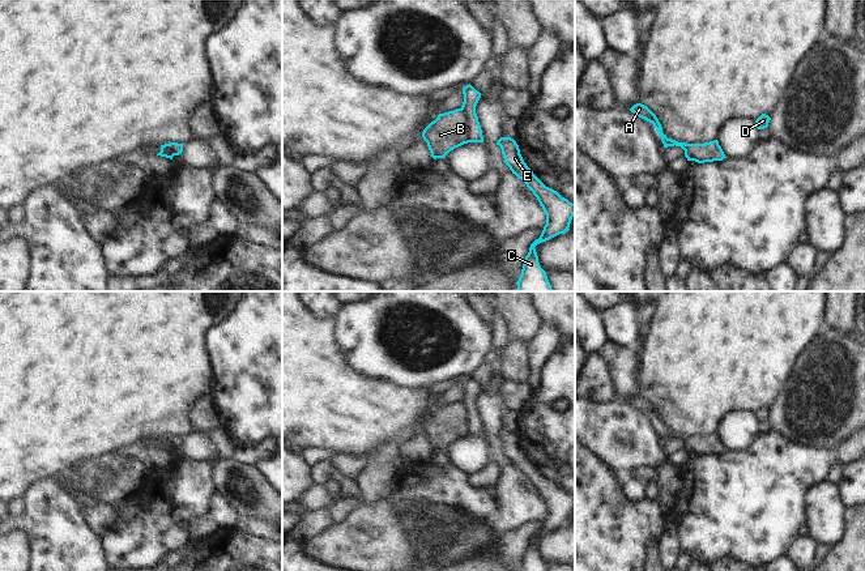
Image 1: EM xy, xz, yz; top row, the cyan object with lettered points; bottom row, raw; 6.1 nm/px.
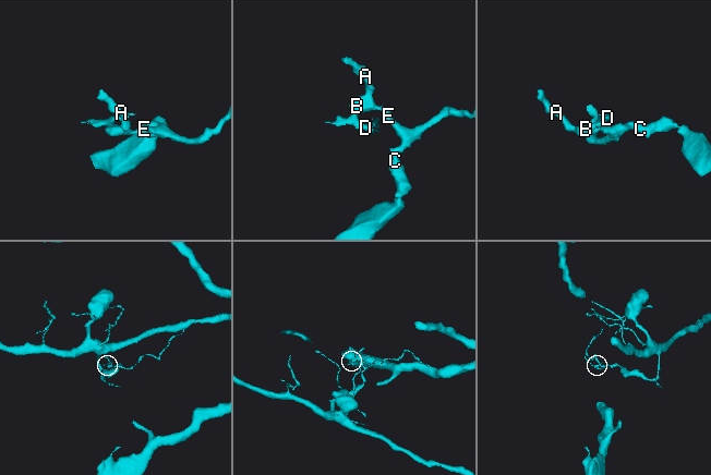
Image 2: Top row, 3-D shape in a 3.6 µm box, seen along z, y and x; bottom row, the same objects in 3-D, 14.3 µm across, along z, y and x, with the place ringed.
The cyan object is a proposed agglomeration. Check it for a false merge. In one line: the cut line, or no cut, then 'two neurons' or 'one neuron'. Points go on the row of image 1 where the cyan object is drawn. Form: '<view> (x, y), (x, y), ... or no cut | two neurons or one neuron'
xz (460, 109), (467, 122), (467, 139), (469, 141) | two neurons

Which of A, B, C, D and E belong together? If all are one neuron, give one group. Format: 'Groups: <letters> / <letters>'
Groups: A C E / B D

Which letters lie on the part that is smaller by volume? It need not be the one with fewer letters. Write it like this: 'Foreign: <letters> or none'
Foreign: B, D

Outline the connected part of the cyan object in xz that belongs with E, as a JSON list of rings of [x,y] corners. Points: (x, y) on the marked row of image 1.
[[[500,137],[497,145],[502,149],[503,162],[533,192],[546,214],[546,225],[540,238],[530,244],[529,252],[525,256],[521,274],[516,282],[517,289],[519,291],[553,291],[546,272],[538,263],[534,247],[570,230],[571,220],[575,216],[575,204],[562,197],[557,191],[546,187],[533,174],[524,162],[519,145],[514,139]]]

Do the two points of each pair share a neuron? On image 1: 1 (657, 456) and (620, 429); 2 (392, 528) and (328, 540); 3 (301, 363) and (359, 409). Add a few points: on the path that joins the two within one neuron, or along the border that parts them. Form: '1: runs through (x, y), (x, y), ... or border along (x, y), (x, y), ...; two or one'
1: runs through (648, 452), (636, 440), (629, 438); one
2: runs through (376, 538), (344, 540); one
3: runs through (315, 378), (320, 379), (345, 404); one

